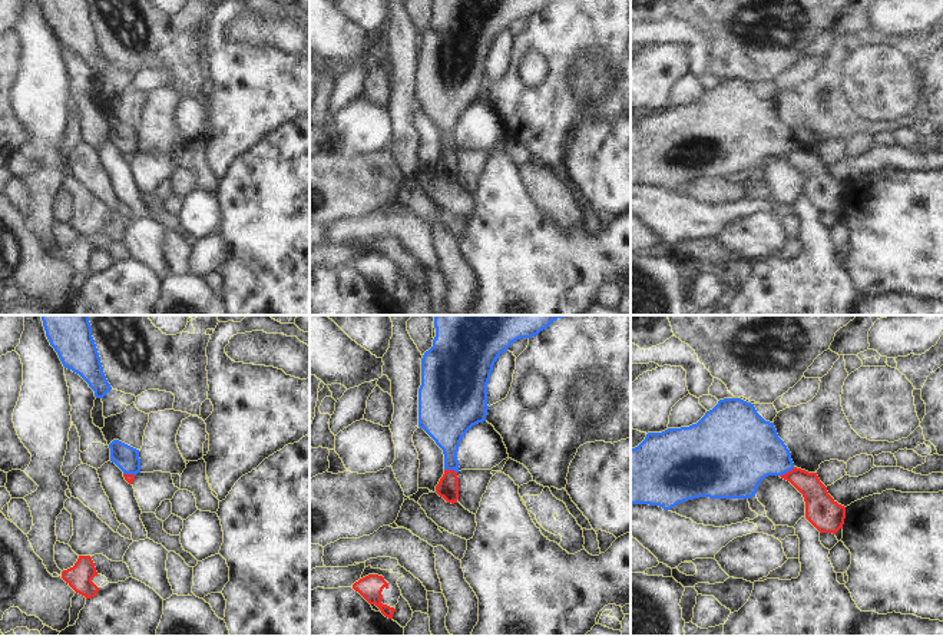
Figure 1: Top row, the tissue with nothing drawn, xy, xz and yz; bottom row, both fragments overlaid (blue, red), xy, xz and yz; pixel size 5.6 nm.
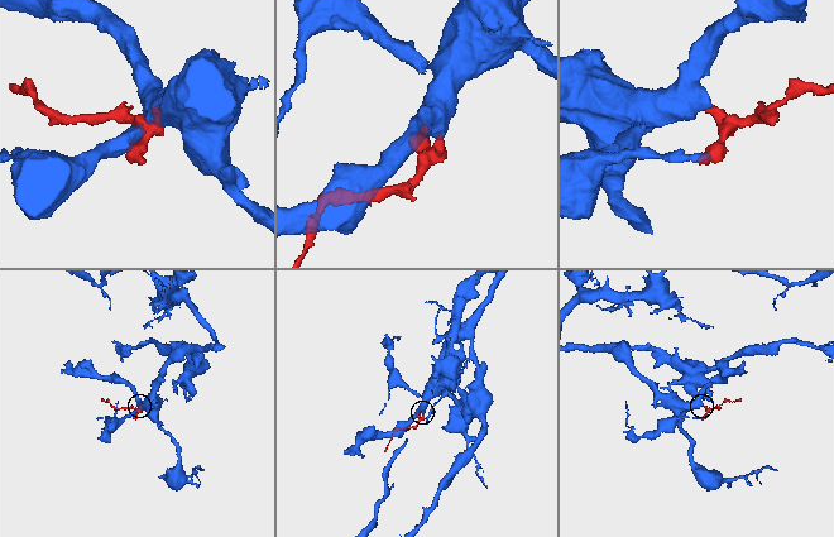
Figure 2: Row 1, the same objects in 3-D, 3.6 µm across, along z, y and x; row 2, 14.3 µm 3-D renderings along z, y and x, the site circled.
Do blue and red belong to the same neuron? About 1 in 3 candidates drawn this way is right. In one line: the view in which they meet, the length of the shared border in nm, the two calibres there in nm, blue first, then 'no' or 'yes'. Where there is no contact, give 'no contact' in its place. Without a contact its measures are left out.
yz | 100 nm | 360/160 nm | no

